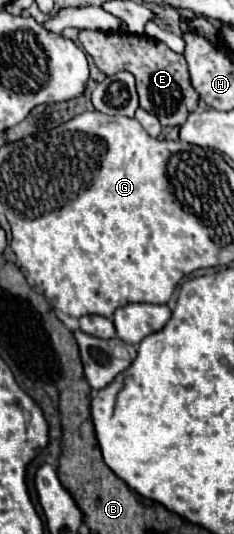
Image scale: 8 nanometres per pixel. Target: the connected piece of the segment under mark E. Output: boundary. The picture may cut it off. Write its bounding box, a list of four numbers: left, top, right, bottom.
[78,29,198,127]

